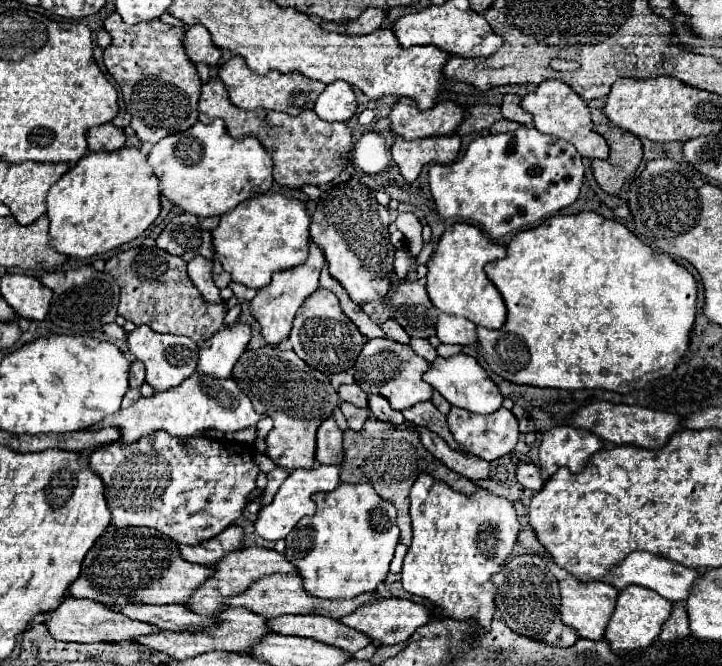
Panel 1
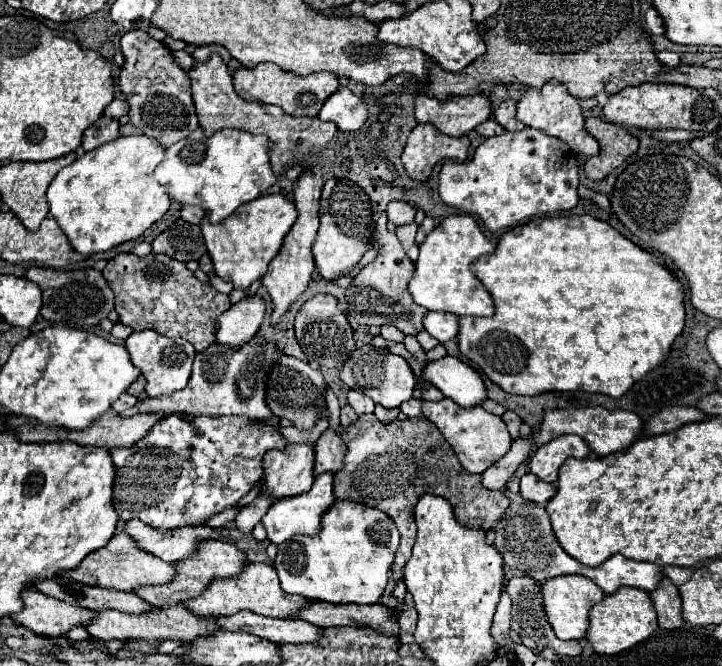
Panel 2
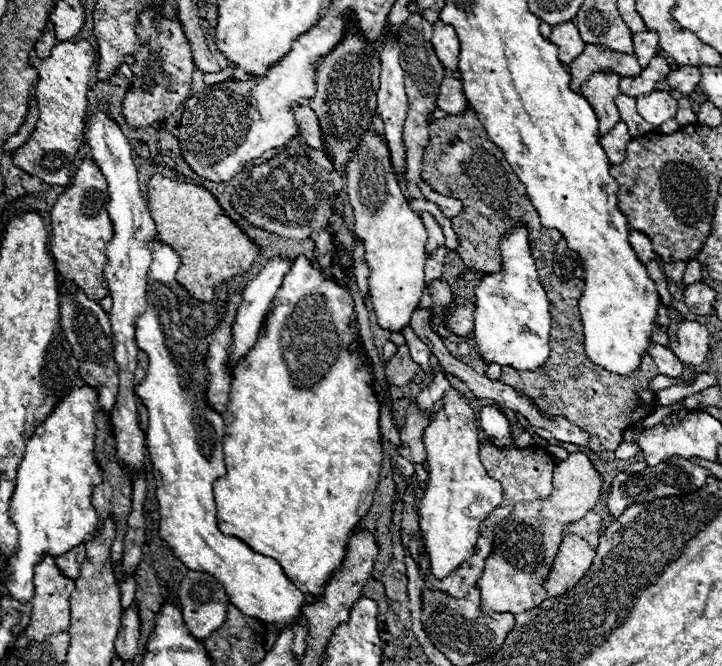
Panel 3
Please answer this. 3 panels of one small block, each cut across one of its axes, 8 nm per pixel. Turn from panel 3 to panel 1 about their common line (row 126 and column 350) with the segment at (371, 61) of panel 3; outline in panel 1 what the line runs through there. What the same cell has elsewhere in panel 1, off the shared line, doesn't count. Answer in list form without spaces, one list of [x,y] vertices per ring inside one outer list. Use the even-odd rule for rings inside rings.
[[[318,288],[314,294],[310,294],[308,300],[300,306],[288,340],[292,344],[292,350],[306,364],[312,364],[312,368],[320,368],[320,372],[324,372],[326,376],[352,370],[352,364],[356,362],[366,342],[366,338],[358,332],[352,320],[348,320],[348,316],[340,310],[338,298],[324,288]]]

